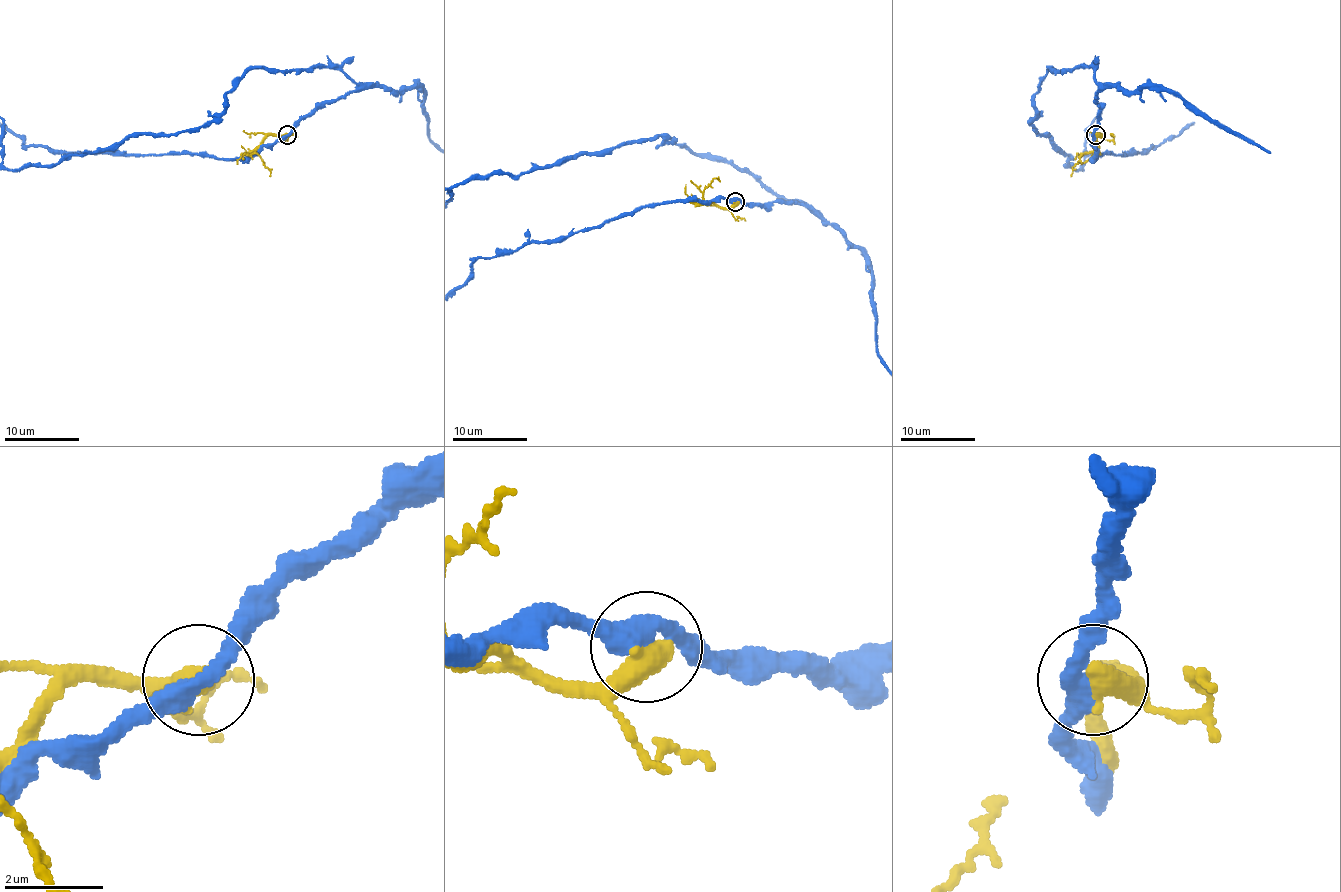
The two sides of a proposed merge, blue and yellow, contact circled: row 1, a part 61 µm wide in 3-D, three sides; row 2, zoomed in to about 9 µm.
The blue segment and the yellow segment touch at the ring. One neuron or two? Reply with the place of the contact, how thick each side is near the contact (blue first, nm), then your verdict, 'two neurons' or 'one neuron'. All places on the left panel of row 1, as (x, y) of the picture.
place (287, 135); calibres 400 and 550 nm; two neurons

